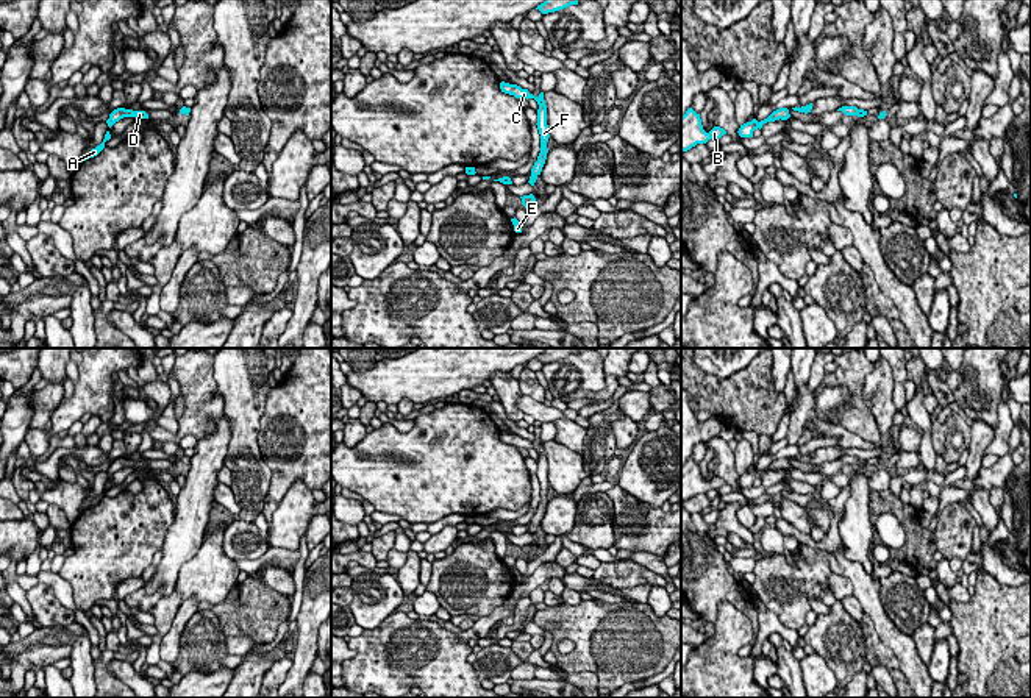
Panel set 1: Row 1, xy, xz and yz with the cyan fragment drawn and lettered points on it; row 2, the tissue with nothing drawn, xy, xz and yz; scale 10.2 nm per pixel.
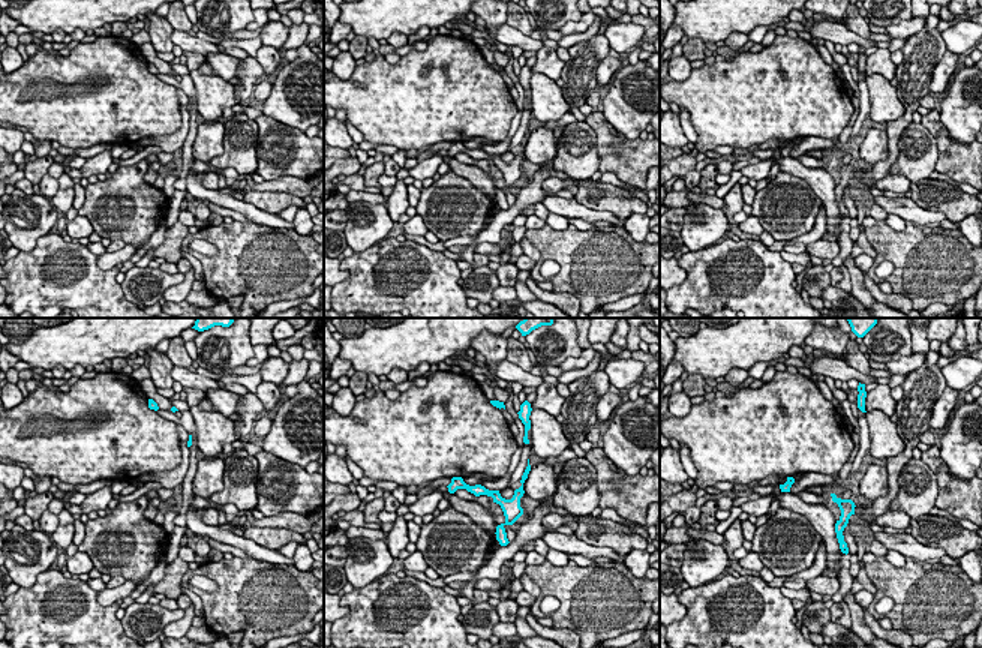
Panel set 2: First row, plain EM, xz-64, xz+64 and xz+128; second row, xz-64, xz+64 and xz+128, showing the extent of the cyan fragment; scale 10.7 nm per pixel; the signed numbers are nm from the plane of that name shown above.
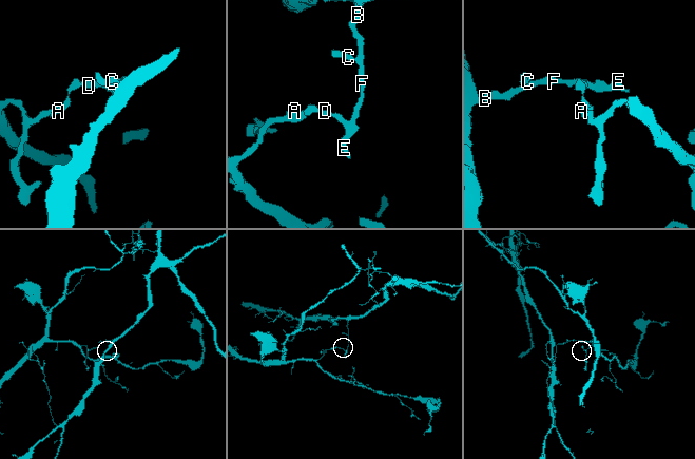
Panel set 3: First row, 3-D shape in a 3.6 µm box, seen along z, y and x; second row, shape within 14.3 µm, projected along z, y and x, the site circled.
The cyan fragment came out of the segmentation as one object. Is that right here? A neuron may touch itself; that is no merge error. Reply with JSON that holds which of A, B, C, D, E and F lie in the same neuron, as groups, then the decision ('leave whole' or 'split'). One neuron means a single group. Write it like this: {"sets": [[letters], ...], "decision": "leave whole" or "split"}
{"sets": [["A", "D", "E"], ["B", "C", "F"]], "decision": "split"}

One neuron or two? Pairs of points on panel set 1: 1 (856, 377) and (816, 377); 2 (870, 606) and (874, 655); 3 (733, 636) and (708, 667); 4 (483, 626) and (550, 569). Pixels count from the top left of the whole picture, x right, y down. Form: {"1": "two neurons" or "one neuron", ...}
{"1": "two neurons", "2": "two neurons", "3": "one neuron", "4": "one neuron"}

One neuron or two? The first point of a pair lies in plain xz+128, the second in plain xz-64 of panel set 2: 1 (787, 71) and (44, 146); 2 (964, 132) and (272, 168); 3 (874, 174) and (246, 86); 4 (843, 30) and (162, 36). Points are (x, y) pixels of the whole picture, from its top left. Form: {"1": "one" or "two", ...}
{"1": "two", "2": "two", "3": "one", "4": "two"}

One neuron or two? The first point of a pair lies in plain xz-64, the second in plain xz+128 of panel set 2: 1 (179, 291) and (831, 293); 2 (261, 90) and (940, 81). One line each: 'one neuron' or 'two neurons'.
1: one neuron
2: two neurons

